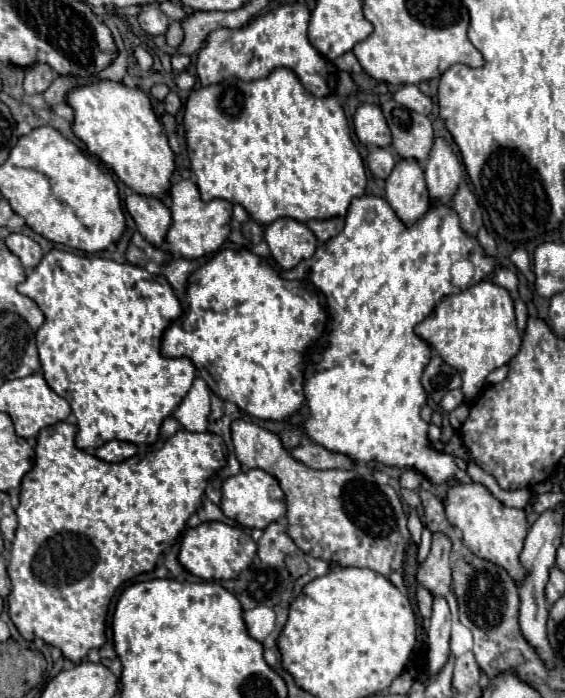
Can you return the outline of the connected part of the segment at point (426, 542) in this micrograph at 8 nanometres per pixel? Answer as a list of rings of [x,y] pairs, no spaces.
[[[425,528],[425,530],[423,530],[423,538],[421,538],[421,546],[419,546],[419,564],[423,564],[423,560],[429,556],[431,540],[433,540],[433,534]]]

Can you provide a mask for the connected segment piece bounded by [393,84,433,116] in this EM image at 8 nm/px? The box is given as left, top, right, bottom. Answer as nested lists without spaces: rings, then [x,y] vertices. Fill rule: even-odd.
[[[413,84],[401,86],[401,88],[395,92],[393,100],[399,102],[401,106],[411,108],[411,110],[415,110],[415,112],[419,112],[419,114],[425,114],[425,116],[431,112],[431,106],[433,106],[433,104],[431,104],[431,98],[425,96],[425,94],[421,94],[419,88],[413,86]]]

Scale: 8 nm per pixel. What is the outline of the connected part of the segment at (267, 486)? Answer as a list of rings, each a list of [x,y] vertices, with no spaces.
[[[243,468],[239,474],[229,476],[221,486],[221,510],[227,518],[245,528],[265,528],[285,516],[285,500],[279,482],[259,468]]]

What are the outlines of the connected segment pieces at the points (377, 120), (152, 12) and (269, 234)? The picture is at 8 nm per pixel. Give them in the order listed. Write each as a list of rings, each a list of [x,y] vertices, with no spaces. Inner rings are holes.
[[[361,104],[355,112],[353,126],[355,126],[355,134],[361,144],[365,144],[365,146],[373,144],[379,148],[391,146],[391,132],[389,132],[389,126],[387,126],[385,116],[379,106]]]
[[[151,4],[139,12],[139,24],[147,34],[163,36],[169,28],[169,18],[163,12],[159,12],[157,4]]]
[[[279,218],[265,228],[265,242],[283,270],[295,268],[301,260],[315,254],[317,240],[313,232],[297,220]]]

